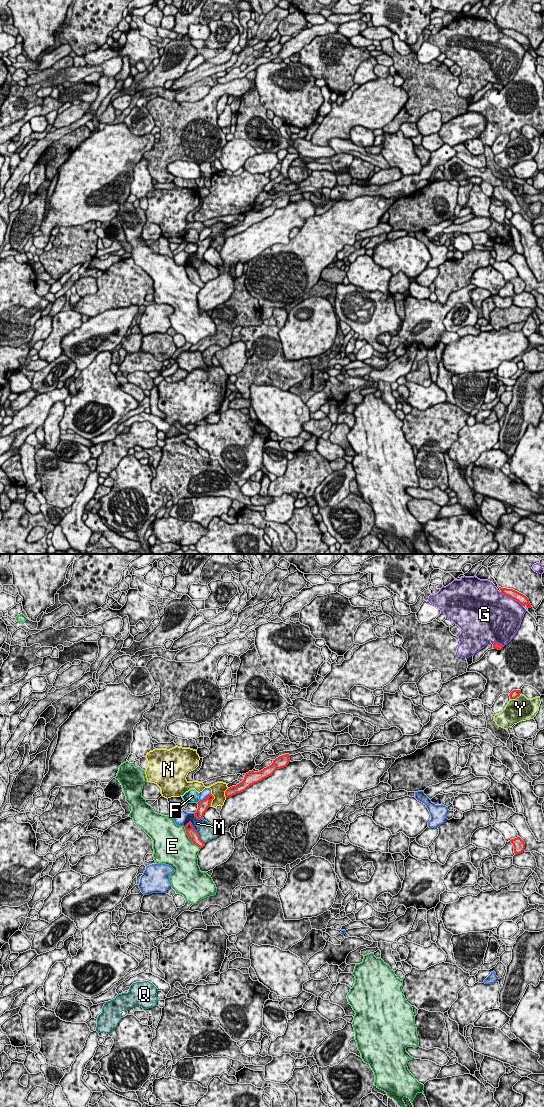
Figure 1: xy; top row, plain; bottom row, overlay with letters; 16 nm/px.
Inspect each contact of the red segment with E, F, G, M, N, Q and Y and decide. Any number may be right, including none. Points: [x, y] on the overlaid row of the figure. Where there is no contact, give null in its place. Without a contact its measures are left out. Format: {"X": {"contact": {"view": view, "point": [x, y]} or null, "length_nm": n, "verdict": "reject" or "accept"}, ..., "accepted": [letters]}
{"E": {"contact": {"view": "xy", "point": [189, 838]}, "length_nm": 440, "verdict": "reject"}, "F": {"contact": {"view": "xy", "point": [198, 802]}, "length_nm": 70, "verdict": "accept"}, "G": {"contact": {"view": "xy", "point": [511, 597]}, "length_nm": 420, "verdict": "reject"}, "M": {"contact": {"view": "xy", "point": [191, 824]}, "length_nm": 220, "verdict": "reject"}, "N": {"contact": {"view": "xy", "point": [212, 799]}, "length_nm": 200, "verdict": "reject"}, "Q": {"contact": {"view": "xy", "point": [199, 837]}, "length_nm": 240, "verdict": "reject"}, "Y": {"contact": {"view": "xy", "point": [515, 698]}, "length_nm": 200, "verdict": "reject"}, "accepted": ["F"]}

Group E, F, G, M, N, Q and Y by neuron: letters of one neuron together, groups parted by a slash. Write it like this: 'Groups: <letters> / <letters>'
Groups: E / F / G / M / N / Q / Y

